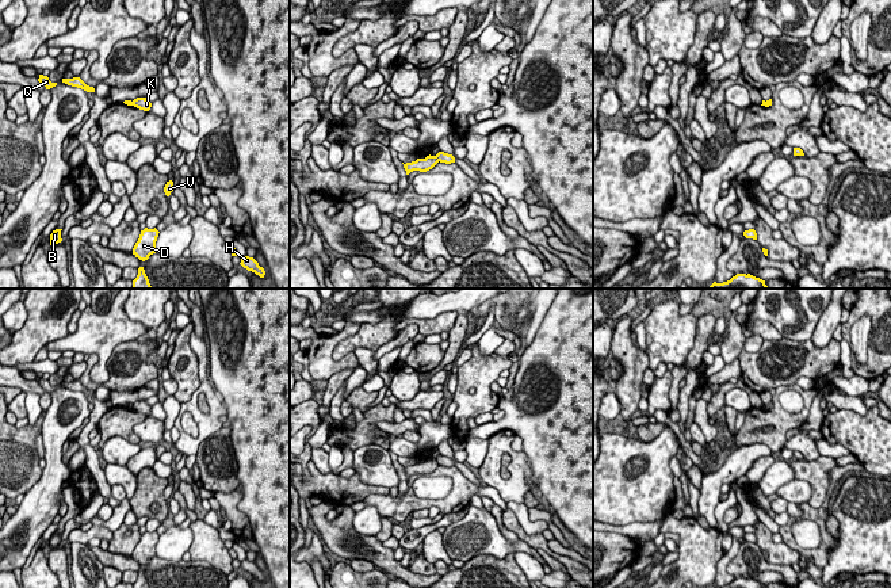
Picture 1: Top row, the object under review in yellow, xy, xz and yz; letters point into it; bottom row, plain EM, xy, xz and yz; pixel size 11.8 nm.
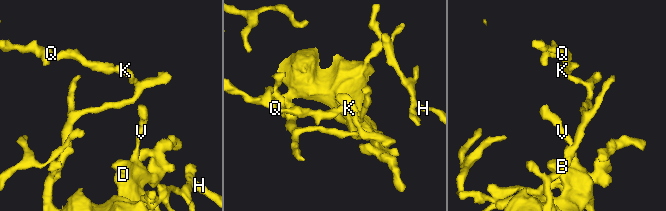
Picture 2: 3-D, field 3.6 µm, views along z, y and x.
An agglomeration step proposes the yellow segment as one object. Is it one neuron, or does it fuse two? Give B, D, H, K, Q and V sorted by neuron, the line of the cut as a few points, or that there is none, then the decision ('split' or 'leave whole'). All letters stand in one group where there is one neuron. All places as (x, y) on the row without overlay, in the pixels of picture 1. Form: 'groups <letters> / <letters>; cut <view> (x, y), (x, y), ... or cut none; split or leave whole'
groups B D H K V / Q; cut xz (435, 459), (438, 465); split

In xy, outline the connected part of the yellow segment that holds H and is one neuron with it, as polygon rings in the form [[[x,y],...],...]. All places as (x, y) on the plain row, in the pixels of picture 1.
[[[244,560],[241,561],[241,566],[240,566],[244,572],[246,572],[248,574],[255,576],[256,579],[259,579],[260,581],[264,581],[265,574],[263,570],[259,569],[259,566],[249,560]]]

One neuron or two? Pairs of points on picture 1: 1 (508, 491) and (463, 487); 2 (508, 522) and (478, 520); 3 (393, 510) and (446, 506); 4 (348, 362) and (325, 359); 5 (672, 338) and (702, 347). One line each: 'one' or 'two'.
1: two
2: two
3: one
4: one
5: two

